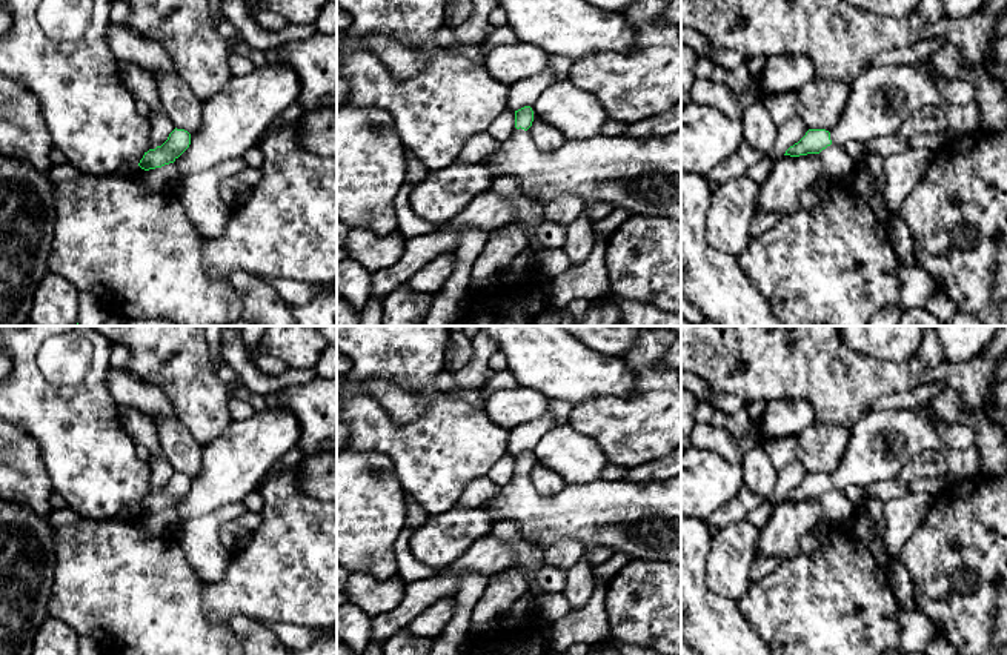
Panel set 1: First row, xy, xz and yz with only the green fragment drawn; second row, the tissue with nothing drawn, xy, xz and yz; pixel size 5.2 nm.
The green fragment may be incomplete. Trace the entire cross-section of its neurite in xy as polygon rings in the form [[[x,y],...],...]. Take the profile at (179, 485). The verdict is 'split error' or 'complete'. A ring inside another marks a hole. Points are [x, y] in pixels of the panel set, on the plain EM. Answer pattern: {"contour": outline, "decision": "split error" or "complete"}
{"contour": [[[174,474],[168,484],[145,497],[138,510],[145,515],[161,512],[165,509],[174,507],[191,489],[191,478],[184,474]]], "decision": "complete"}

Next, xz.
{"contour": [[[530,451],[515,455],[513,480],[501,487],[498,497],[480,504],[494,523],[504,518],[513,520],[527,546],[546,550],[563,538],[572,537],[584,549],[607,547],[633,558],[681,564],[681,475],[652,483],[597,480],[589,484],[570,484],[553,497],[543,497],[527,477],[532,466]]], "decision": "split error"}

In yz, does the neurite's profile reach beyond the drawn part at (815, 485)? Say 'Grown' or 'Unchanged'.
Grown

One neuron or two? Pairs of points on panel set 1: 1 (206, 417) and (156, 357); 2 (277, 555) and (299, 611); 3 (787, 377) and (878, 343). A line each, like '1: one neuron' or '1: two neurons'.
1: one neuron
2: one neuron
3: two neurons

